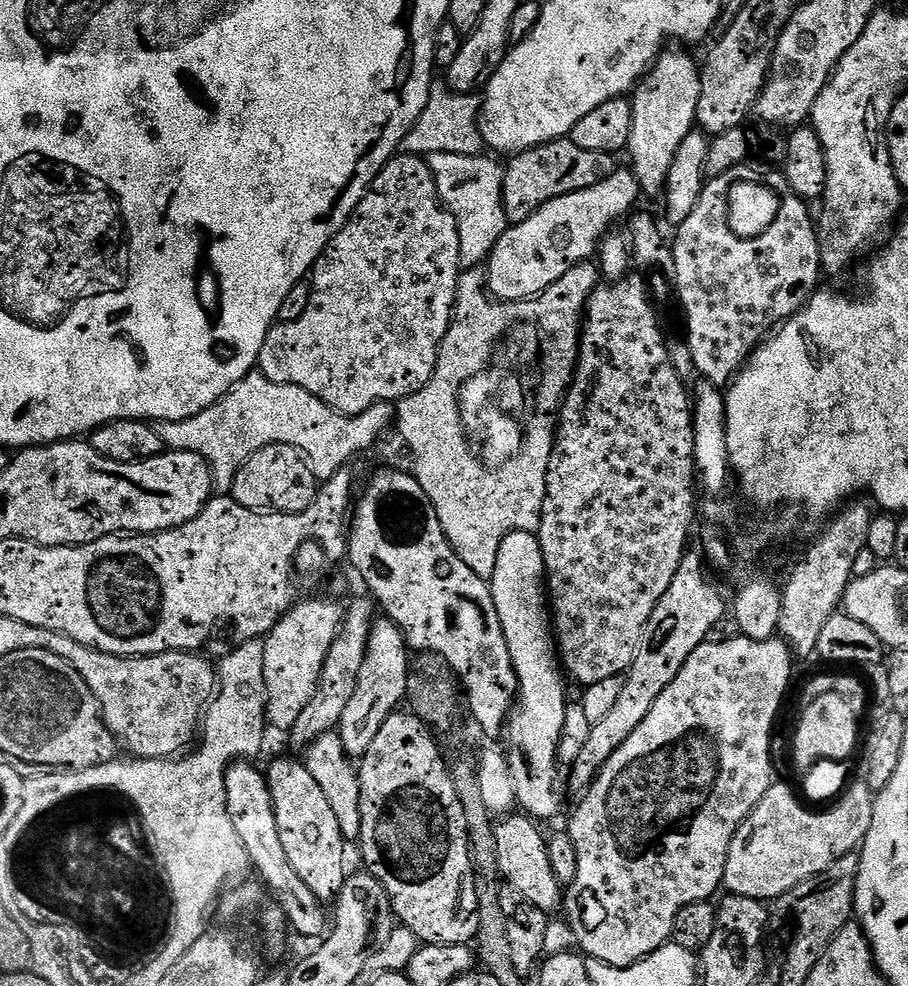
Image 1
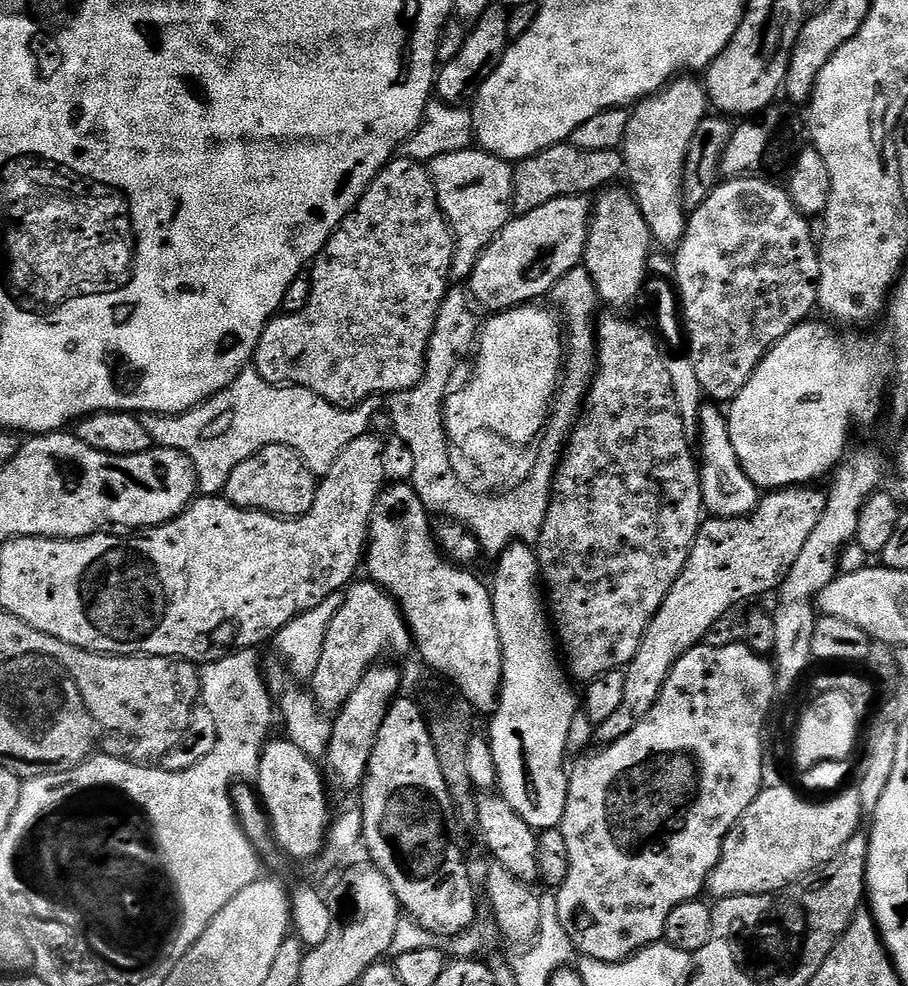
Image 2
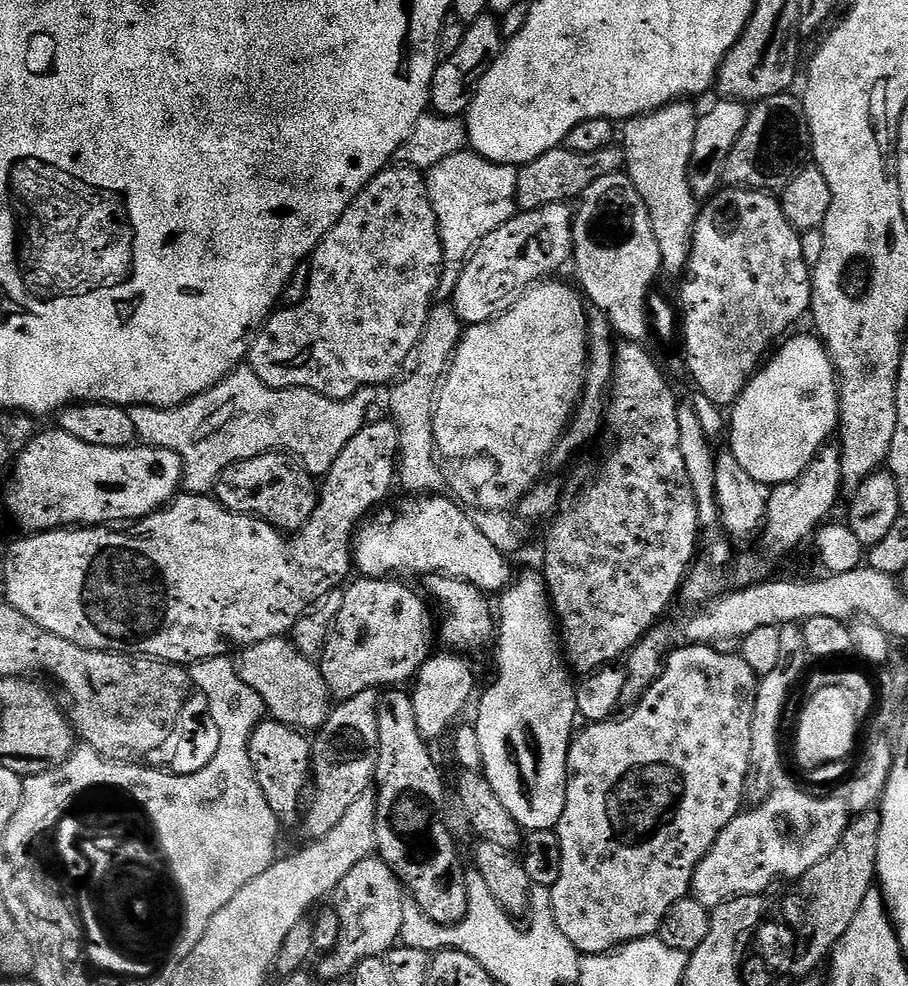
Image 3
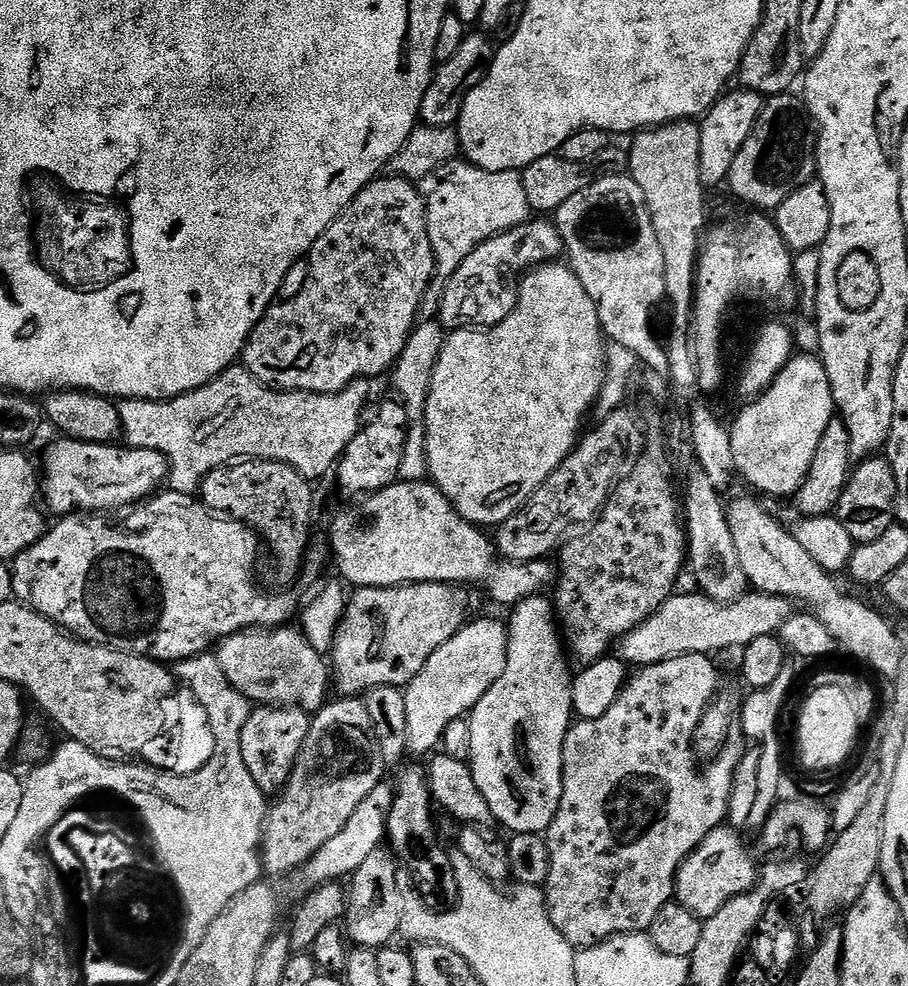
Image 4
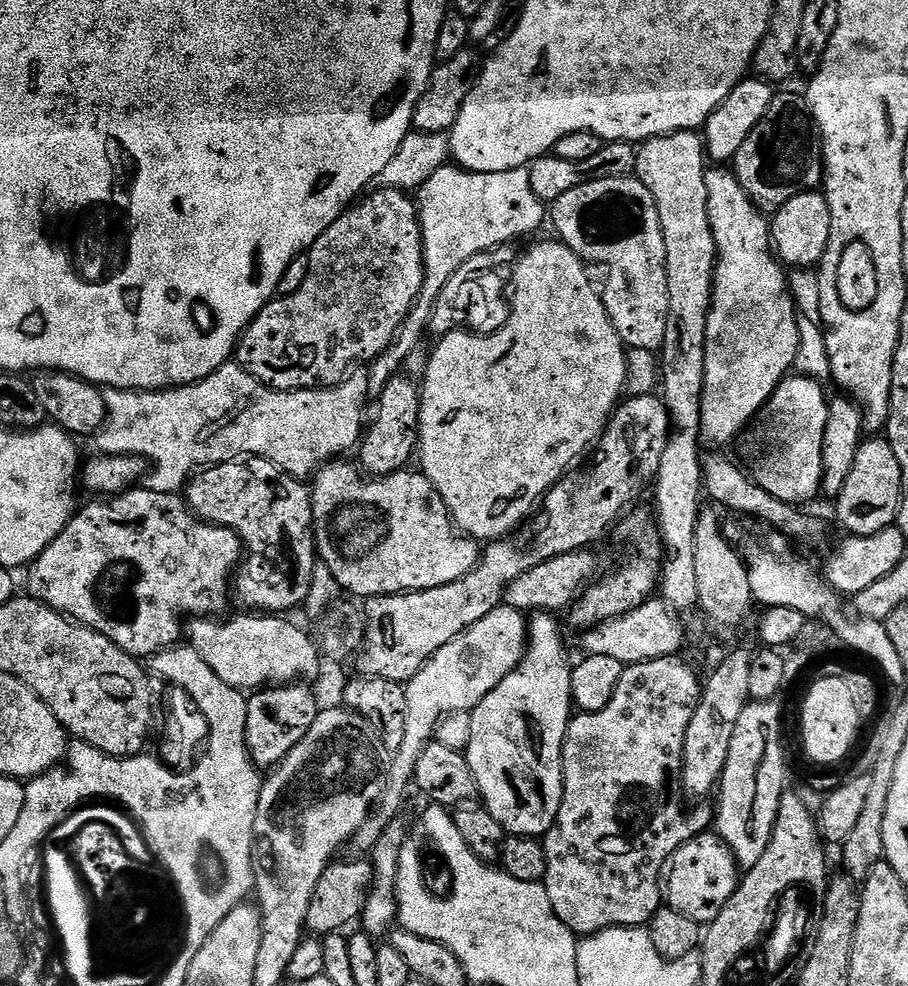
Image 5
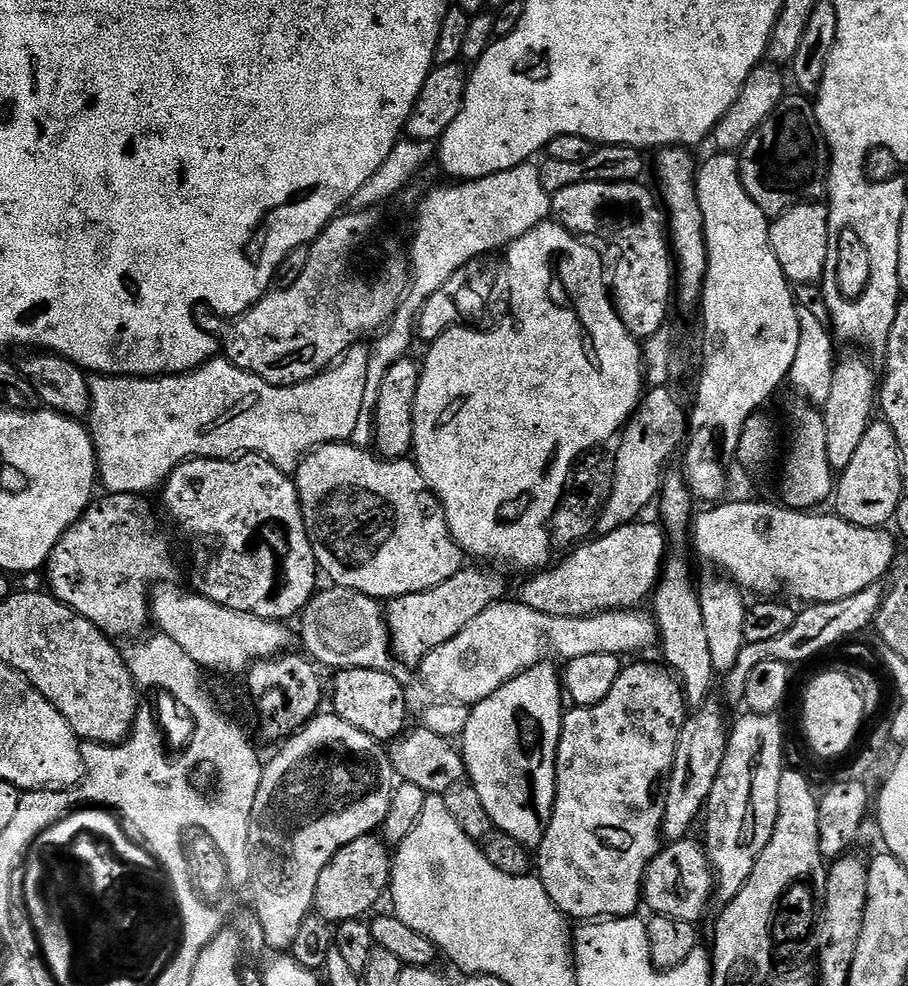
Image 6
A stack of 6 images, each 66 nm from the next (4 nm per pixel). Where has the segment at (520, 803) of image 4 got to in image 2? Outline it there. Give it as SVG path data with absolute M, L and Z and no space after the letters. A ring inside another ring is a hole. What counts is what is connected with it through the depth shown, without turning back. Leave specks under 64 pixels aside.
M517 542L512 544L501 552L496 564L496 585L491 585L492 605L494 606L494 618L498 626L498 638L502 642L502 674L504 675L504 683L500 686L500 698L496 701L494 711L491 713L492 721L488 724L488 732L486 731L486 739L488 746L492 751L492 767L496 769L496 782L498 785L499 795L503 796L505 802L514 810L514 814L518 814L518 818L522 818L522 822L526 822L532 828L543 830L546 828L559 828L564 811L566 810L566 798L568 797L568 778L569 769L564 768L564 755L568 752L568 739L572 736L572 723L576 720L576 712L578 716L578 696L572 693L573 685L570 683L569 677L566 675L565 665L562 663L561 653L558 651L558 641L554 635L554 625L550 619L549 613L546 611L546 600L542 595L542 577L540 575L540 563L536 560L535 551L527 543Z

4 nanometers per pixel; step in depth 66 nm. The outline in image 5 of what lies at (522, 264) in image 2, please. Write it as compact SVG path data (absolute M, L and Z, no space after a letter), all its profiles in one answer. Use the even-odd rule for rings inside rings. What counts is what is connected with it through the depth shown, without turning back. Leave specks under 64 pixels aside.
M505 246L495 249L491 255L487 252L478 254L453 274L450 282L446 282L446 286L438 294L432 310L432 318L428 321L427 331L431 335L433 332L433 337L439 338L457 330L468 329L477 334L487 334L496 332L508 321L509 305L500 304L500 296L492 292L487 276L488 272L495 270L496 264L504 264L508 259L509 261L513 259L512 250L511 247Z

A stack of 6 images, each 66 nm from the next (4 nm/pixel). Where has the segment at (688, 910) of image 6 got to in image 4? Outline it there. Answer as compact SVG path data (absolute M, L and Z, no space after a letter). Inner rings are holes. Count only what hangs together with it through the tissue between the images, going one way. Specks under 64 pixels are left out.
M731 826L714 829L702 843L694 849L676 871L675 903L686 906L690 914L700 920L709 920L730 898L738 898L756 886L758 879L758 863L748 853L744 845L745 837Z

